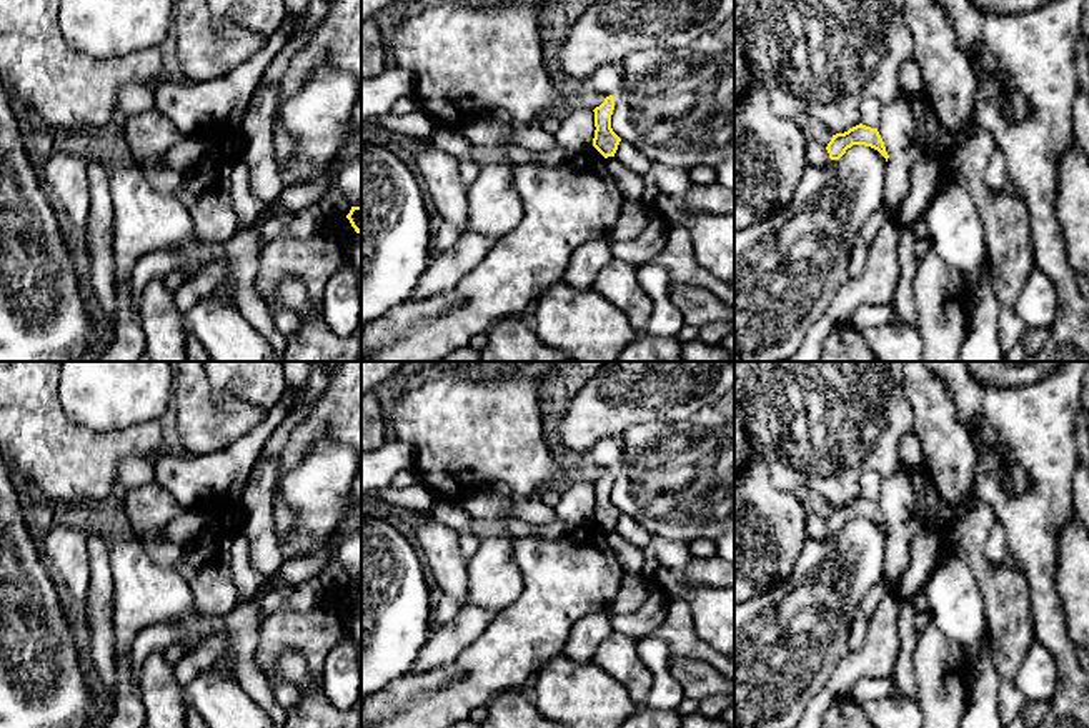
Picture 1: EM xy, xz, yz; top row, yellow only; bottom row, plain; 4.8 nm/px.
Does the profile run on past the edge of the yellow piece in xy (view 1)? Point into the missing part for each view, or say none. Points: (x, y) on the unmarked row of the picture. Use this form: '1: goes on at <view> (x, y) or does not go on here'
1: does not go on here

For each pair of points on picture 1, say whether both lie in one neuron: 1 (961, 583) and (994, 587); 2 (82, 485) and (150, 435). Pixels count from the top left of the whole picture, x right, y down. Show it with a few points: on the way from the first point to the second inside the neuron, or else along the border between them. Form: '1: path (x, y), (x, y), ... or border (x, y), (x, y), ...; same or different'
1: border (953, 553), (969, 568), (989, 622); different
2: path (99, 468), (124, 443), (134, 442); same

